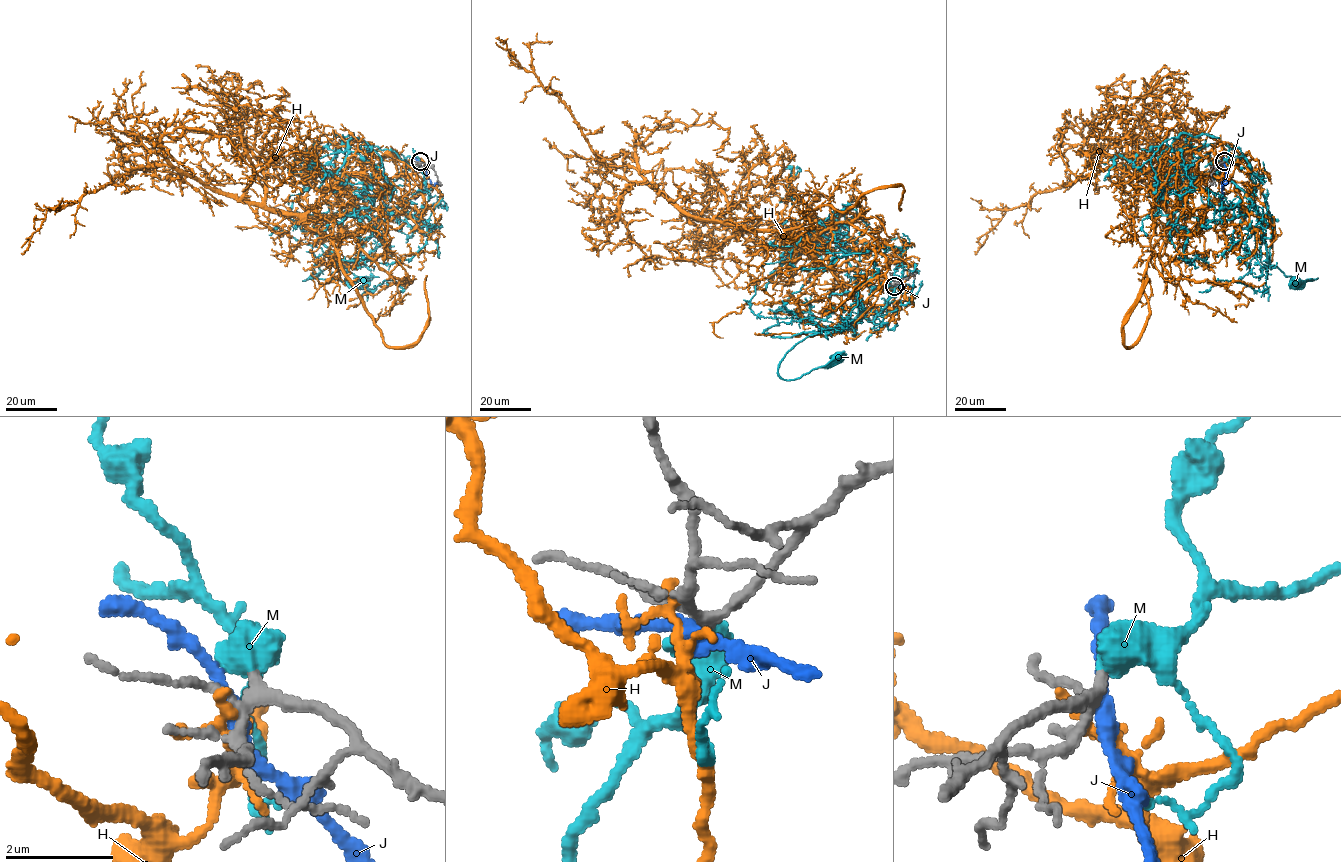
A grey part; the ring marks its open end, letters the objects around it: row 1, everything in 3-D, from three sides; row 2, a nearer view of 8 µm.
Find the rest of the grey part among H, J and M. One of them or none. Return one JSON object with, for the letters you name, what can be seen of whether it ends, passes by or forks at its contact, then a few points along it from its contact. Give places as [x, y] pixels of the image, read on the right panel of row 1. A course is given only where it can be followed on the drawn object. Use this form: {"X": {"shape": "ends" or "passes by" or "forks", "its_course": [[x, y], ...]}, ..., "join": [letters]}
{"M": {"shape": "passes by", "its_course": [[1224, 161], [1242, 156], [1247, 162], [1268, 263], [1286, 276], [1317, 278], [1296, 281]]}, "join": ["M"]}

